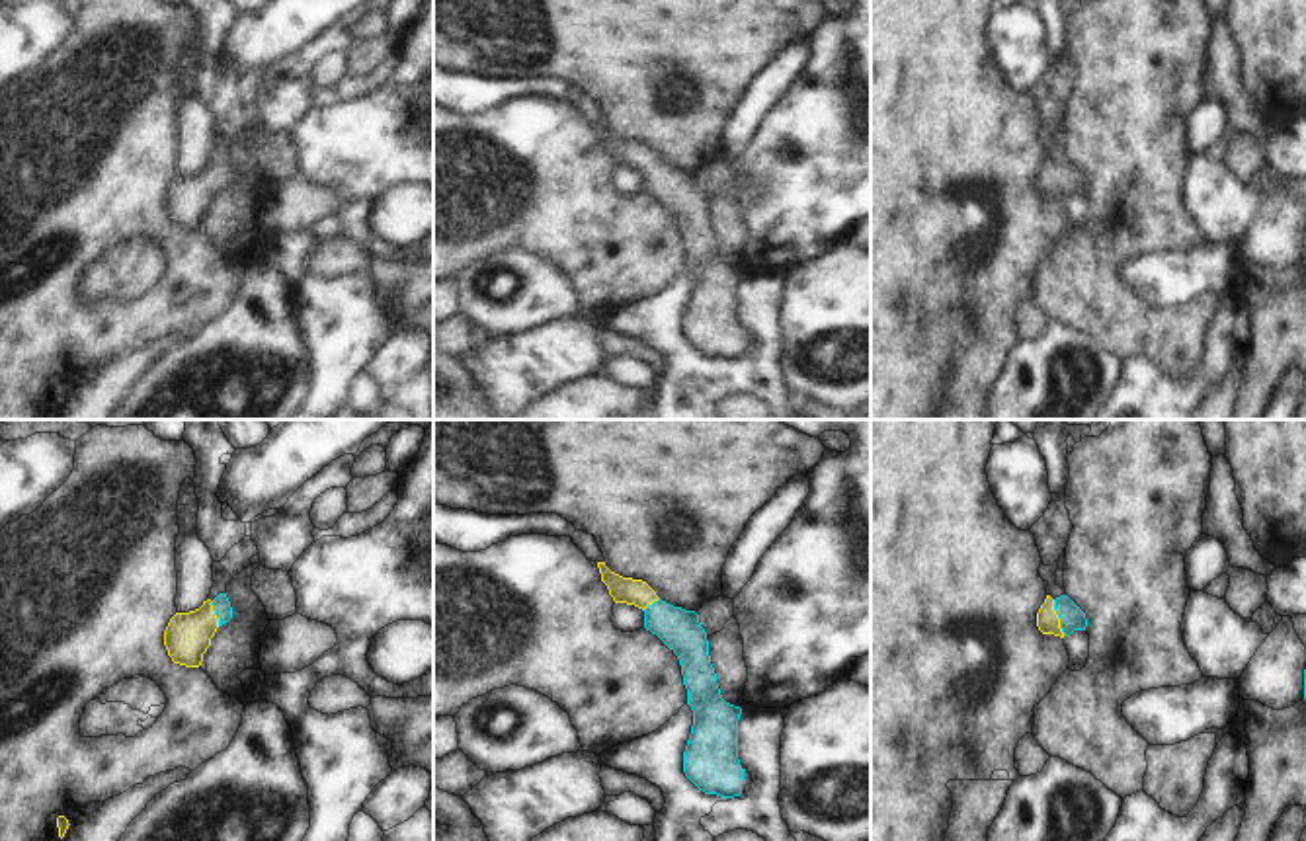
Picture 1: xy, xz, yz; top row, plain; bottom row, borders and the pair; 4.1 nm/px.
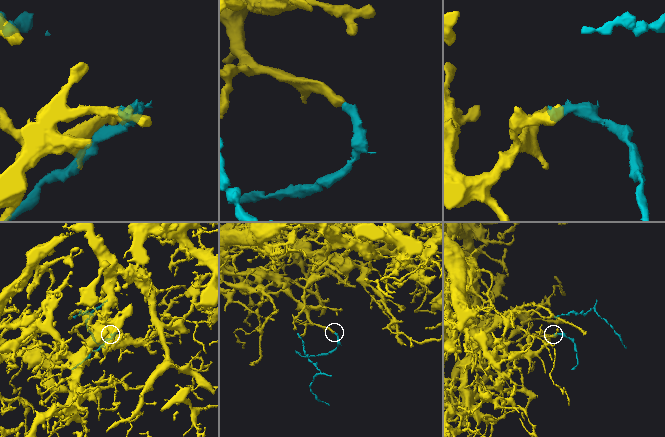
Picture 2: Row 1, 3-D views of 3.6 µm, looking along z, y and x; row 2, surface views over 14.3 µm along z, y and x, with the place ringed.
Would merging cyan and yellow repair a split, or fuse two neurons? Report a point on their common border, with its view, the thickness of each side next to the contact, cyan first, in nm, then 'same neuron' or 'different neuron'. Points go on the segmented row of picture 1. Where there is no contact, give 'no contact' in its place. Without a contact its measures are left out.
meets cyan in yz at (1059, 617); 100 nm thick on the cyan side, 90 nm on the other; same neuron

